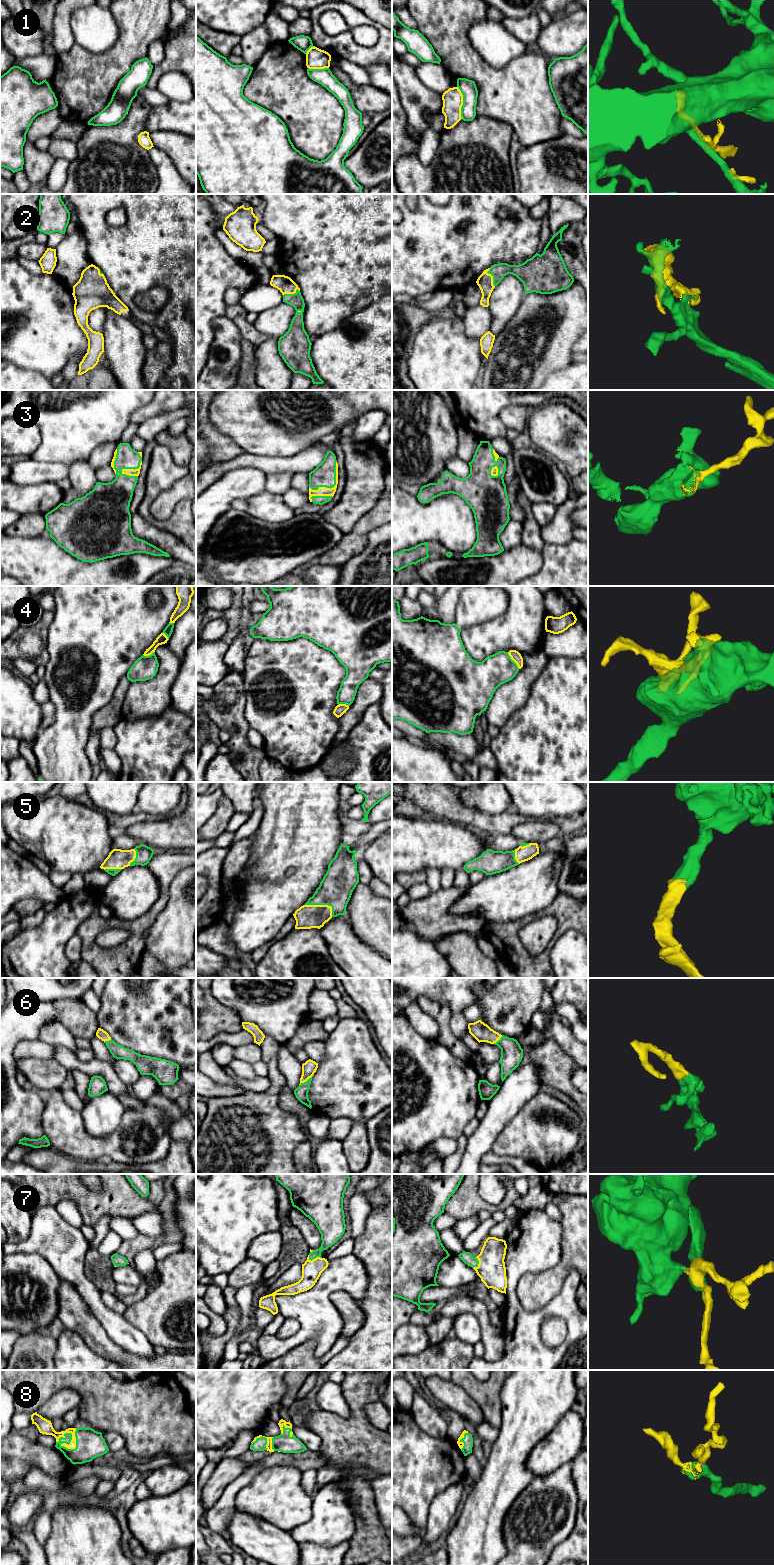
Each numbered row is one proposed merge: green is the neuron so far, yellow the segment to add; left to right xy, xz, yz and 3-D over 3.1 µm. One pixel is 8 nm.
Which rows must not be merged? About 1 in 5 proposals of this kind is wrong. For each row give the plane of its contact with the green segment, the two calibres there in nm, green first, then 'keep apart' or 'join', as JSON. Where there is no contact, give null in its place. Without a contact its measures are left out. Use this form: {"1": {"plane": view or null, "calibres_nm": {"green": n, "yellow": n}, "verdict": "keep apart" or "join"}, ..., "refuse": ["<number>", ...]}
{"1": {"plane": "yz", "calibres_nm": {"green": 130, "yellow": 160}, "verdict": "keep apart"}, "2": {"plane": "yz", "calibres_nm": {"green": 140, "yellow": 130}, "verdict": "join"}, "3": {"plane": "xz", "calibres_nm": {"green": 190, "yellow": 80}, "verdict": "join"}, "4": {"plane": "yz", "calibres_nm": {"green": 260, "yellow": 80}, "verdict": "keep apart"}, "5": {"plane": "xz", "calibres_nm": {"green": 260, "yellow": 190}, "verdict": "join"}, "6": {"plane": "xz", "calibres_nm": {"green": 110, "yellow": 110}, "verdict": "join"}, "7": {"plane": "xz", "calibres_nm": {"green": 170, "yellow": 160}, "verdict": "join"}, "8": {"plane": "xy", "calibres_nm": {"green": 220, "yellow": 120}, "verdict": "join"}, "refuse": ["1", "4"]}

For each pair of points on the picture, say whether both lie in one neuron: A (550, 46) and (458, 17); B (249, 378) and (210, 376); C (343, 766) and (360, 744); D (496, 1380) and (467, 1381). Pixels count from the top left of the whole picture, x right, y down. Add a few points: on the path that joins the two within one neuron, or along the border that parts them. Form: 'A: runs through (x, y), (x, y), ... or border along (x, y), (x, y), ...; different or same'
A: border along (541, 52), (545, 56); different
B: border along (242, 354), (242, 362), (236, 379); different
C: border along (346, 739), (344, 754), (355, 762), (351, 771); different
D: runs through (489, 1385), (474, 1385); same

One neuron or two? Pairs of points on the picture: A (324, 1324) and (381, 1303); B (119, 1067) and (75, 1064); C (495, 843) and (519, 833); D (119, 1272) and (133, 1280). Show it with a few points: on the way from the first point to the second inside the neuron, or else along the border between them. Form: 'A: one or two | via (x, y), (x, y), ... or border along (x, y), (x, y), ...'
A: two | border along (368, 1278), (365, 1294), (356, 1301)
B: two | border along (112, 1064), (116, 1075), (128, 1086)
C: two | border along (510, 833), (521, 842)
D: one | via (122, 1274), (130, 1277)

